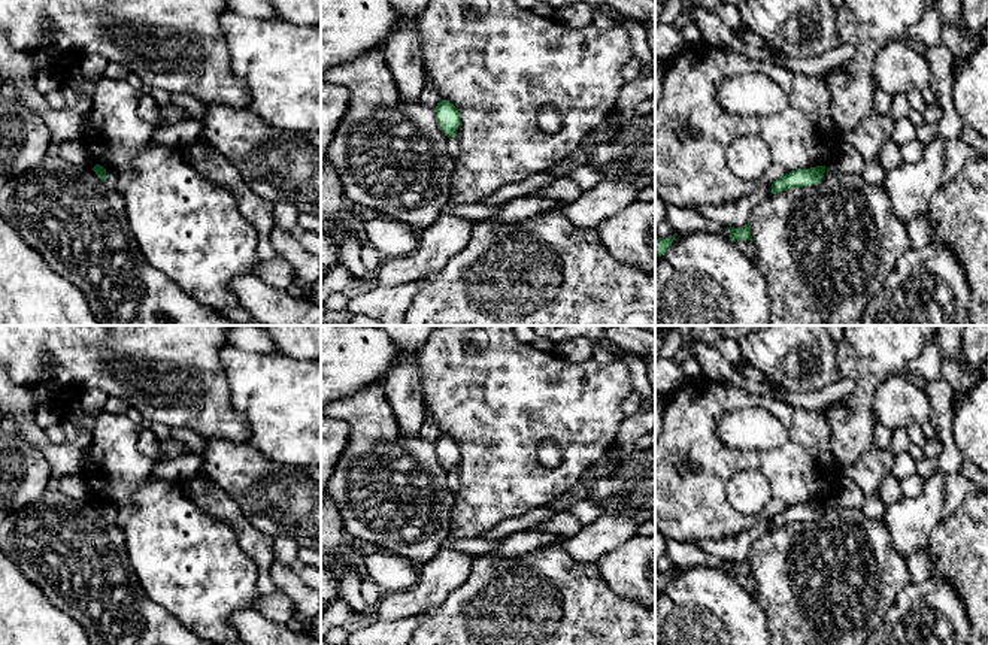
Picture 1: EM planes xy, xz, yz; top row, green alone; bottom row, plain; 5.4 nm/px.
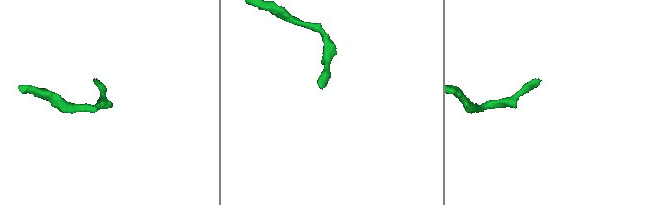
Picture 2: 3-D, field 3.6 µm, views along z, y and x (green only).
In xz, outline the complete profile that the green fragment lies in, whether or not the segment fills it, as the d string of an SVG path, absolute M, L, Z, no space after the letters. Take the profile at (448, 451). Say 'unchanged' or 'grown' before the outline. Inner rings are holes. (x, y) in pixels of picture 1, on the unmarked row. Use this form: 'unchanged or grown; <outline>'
unchanged; M440 434L434 446L440 464L452 475L461 454L458 443L449 434Z

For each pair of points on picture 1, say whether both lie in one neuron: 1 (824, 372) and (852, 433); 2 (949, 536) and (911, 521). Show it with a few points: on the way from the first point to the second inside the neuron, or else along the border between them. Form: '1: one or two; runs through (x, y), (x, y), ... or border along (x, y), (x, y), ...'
1: two; border along (836, 345), (836, 366), (842, 376)
2: two; border along (942, 518), (927, 544)

